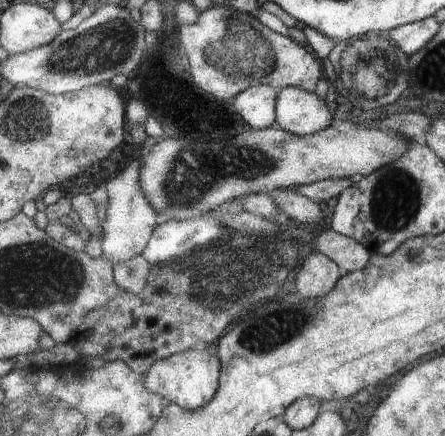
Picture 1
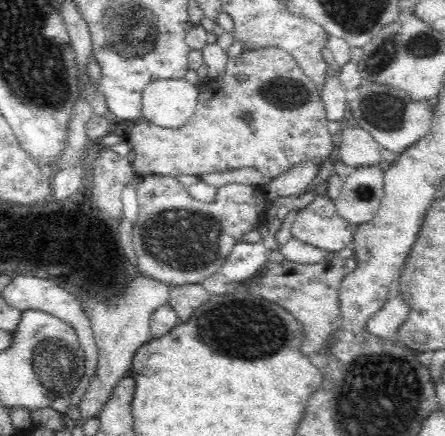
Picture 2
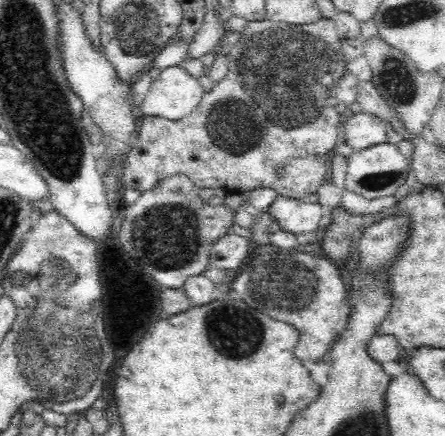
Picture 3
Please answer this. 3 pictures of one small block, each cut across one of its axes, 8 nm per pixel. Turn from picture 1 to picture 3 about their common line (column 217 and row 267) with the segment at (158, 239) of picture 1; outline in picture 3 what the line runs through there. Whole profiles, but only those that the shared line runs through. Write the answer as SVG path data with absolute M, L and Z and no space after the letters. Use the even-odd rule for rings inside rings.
M233 232L226 233L226 236L222 236L214 244L209 263L221 269L236 270L240 263L245 262L251 243L248 239L236 236Z

